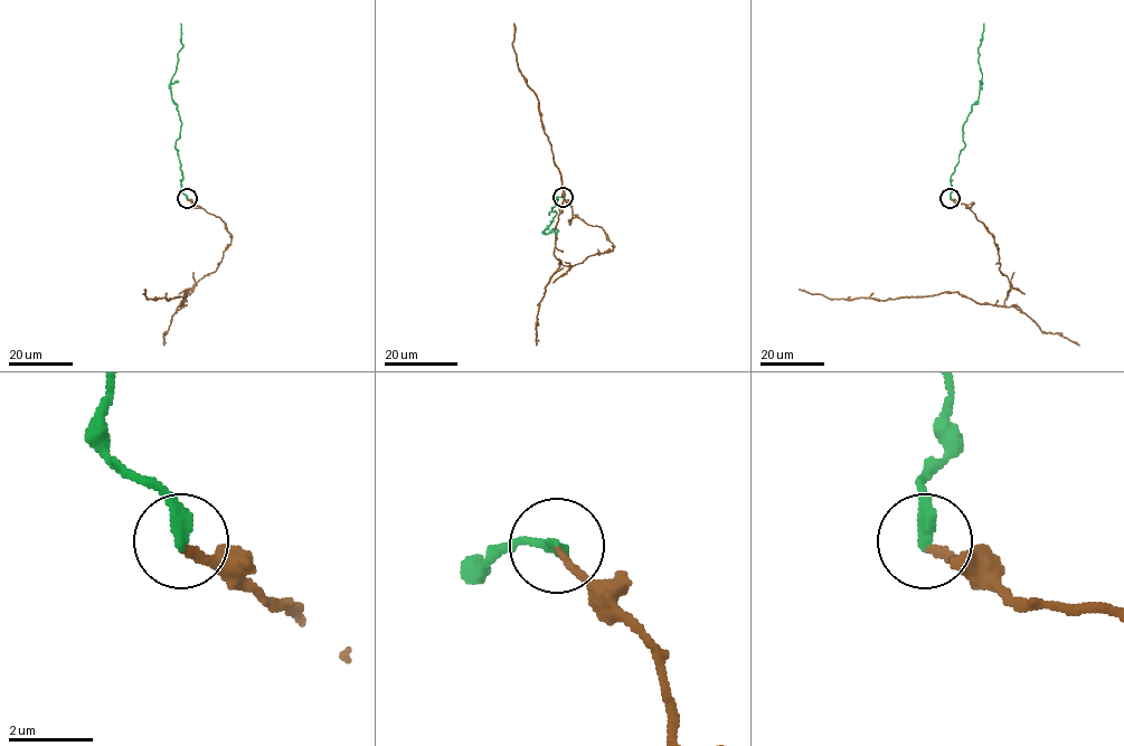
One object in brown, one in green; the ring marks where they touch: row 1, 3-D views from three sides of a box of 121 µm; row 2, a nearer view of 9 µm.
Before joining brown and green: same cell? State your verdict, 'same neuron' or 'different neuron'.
different neuron

